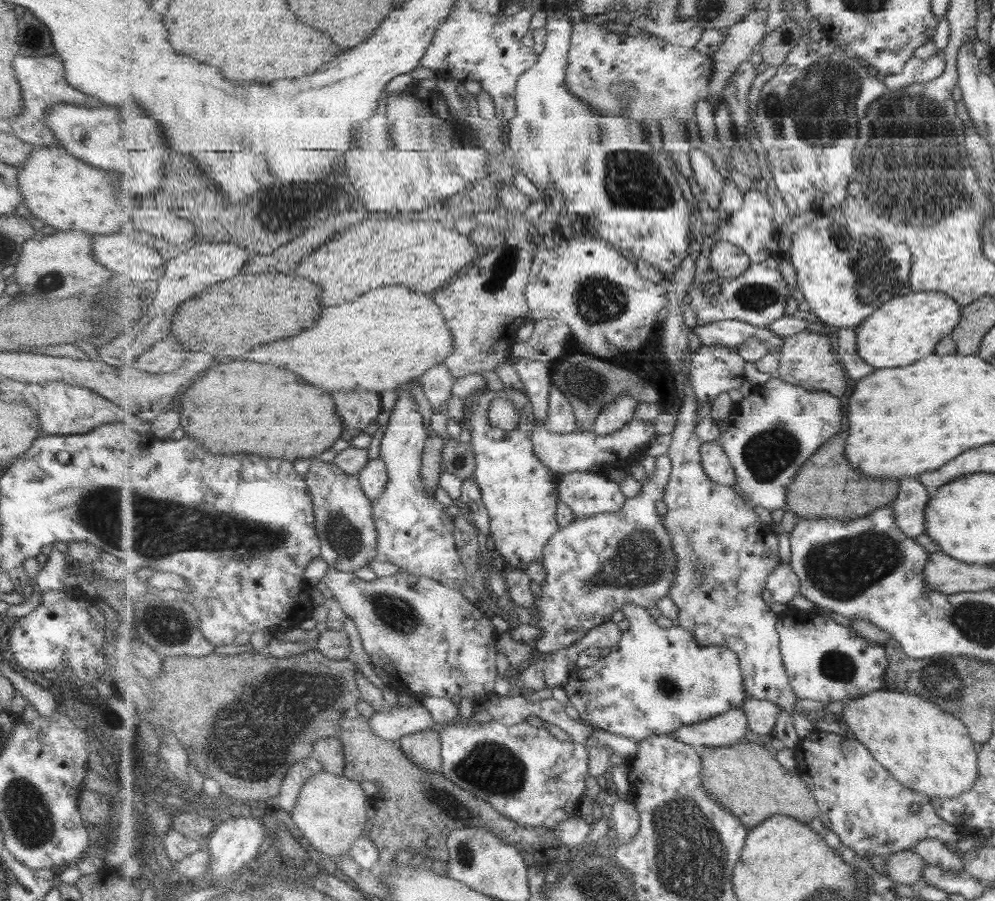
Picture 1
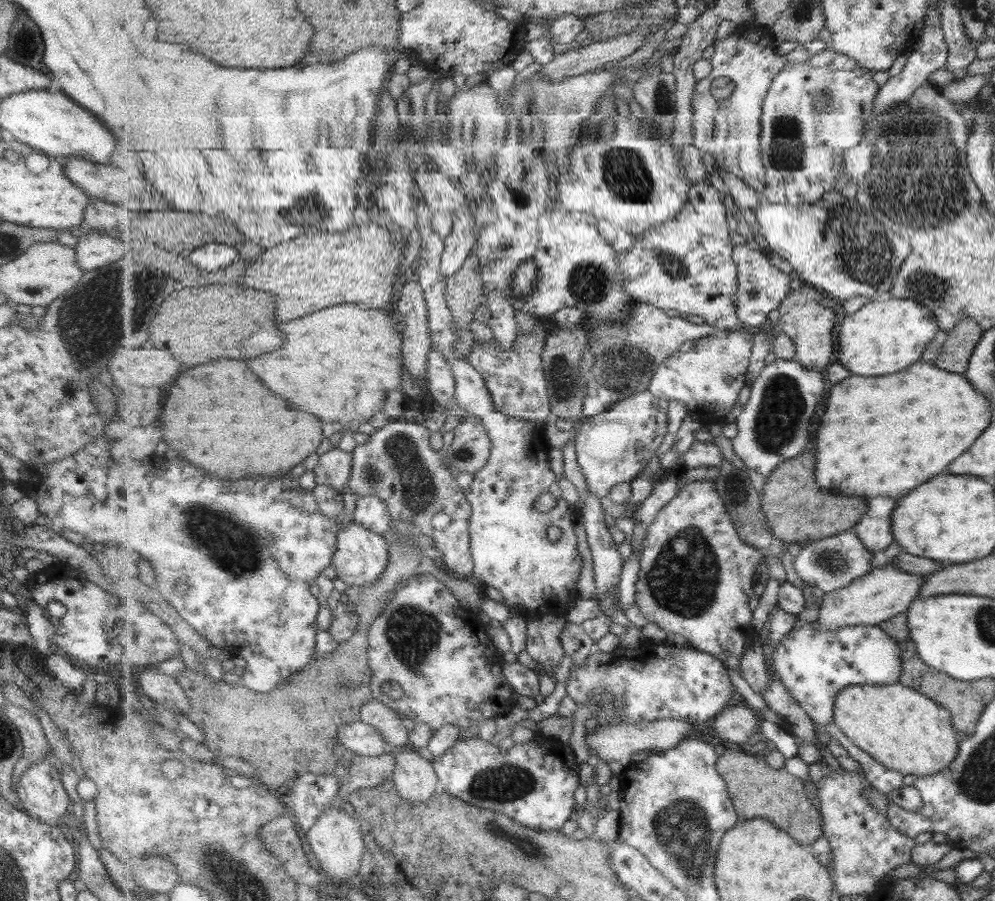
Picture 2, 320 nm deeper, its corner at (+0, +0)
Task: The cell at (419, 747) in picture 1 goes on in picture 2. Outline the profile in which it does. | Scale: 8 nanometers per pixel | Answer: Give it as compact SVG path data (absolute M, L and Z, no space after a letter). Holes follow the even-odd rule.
M409 745L395 750L394 785L404 800L425 802L441 790L440 778L432 761Z

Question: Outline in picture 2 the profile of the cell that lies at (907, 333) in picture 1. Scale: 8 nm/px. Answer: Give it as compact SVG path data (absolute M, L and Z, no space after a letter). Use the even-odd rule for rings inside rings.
M892 297L886 302L869 301L857 312L845 316L839 329L839 350L835 355L835 361L846 366L853 375L881 376L899 373L919 360L925 350L925 345L936 336L939 326L936 325L935 318L932 318L932 314L924 306L911 299Z

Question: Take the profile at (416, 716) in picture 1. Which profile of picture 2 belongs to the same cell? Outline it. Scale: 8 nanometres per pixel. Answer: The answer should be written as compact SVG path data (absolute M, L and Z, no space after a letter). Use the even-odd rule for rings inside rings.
M362 720L341 726L336 738L347 753L363 756L383 756L394 753L397 749L385 740L378 728L365 724Z

